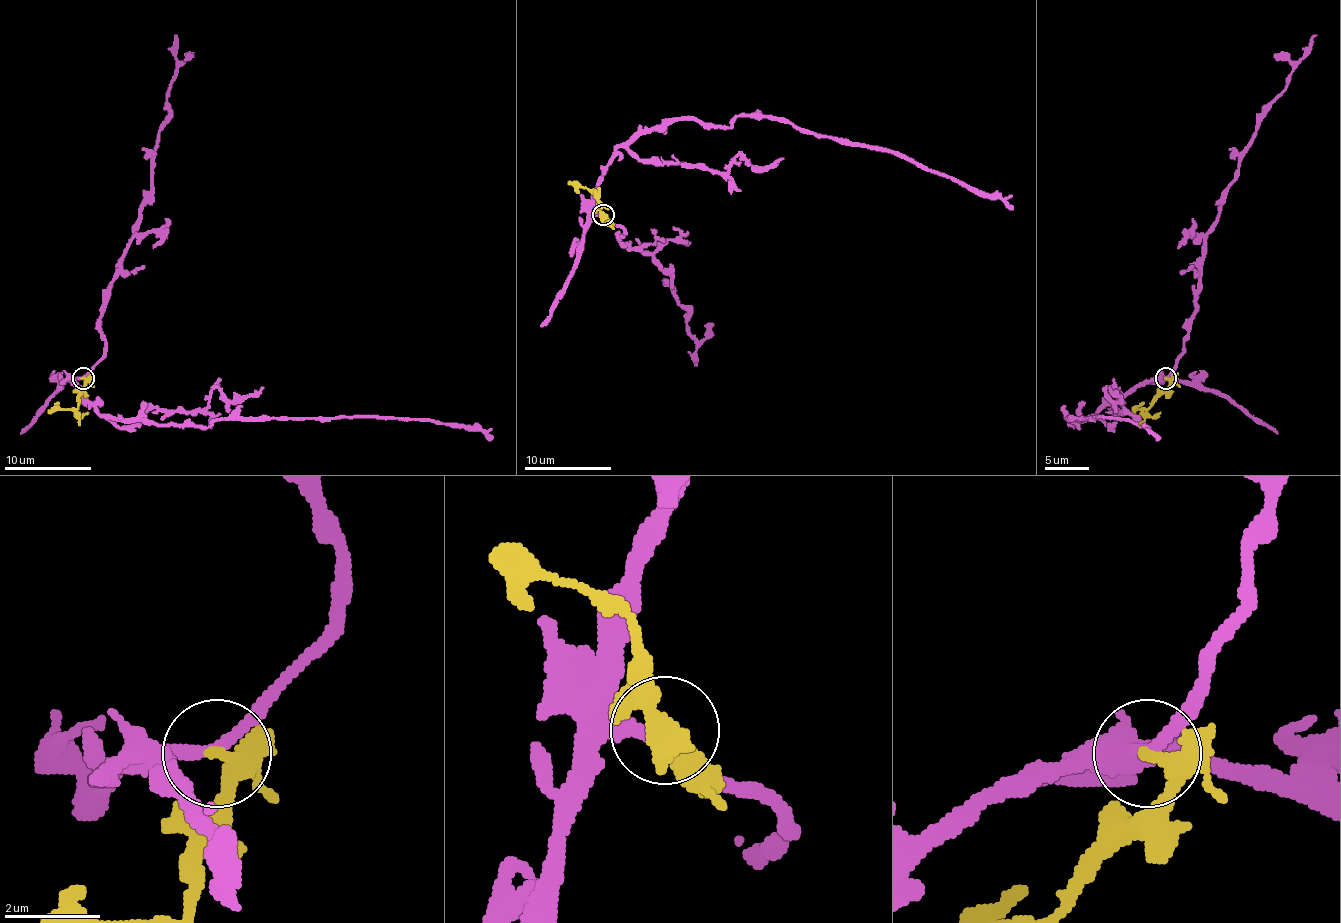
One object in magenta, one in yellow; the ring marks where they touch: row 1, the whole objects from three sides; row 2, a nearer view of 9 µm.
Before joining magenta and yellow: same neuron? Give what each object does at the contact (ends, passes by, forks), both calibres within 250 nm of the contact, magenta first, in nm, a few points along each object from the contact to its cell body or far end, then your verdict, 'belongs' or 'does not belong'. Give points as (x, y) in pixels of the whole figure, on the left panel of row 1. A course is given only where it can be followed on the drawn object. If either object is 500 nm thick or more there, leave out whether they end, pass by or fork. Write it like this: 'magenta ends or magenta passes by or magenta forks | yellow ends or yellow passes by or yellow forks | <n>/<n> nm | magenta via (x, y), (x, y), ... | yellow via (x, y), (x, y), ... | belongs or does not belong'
magenta passes by | yellow passes by | 260/240 nm | magenta via (82, 377), (73, 382), (102, 415), (128, 419), (207, 428), (218, 419), (377, 417), (478, 425), (493, 439) | yellow via (82, 377), (84, 386), (80, 404), (54, 408), (47, 412) | does not belong

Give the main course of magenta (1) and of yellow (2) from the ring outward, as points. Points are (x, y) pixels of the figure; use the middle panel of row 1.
1: (602, 214), (593, 190), (622, 144), (681, 118), (727, 127), (738, 116), (775, 116), (897, 151), (1013, 210)
2: (602, 214), (600, 201), (585, 188), (574, 188), (567, 181)

